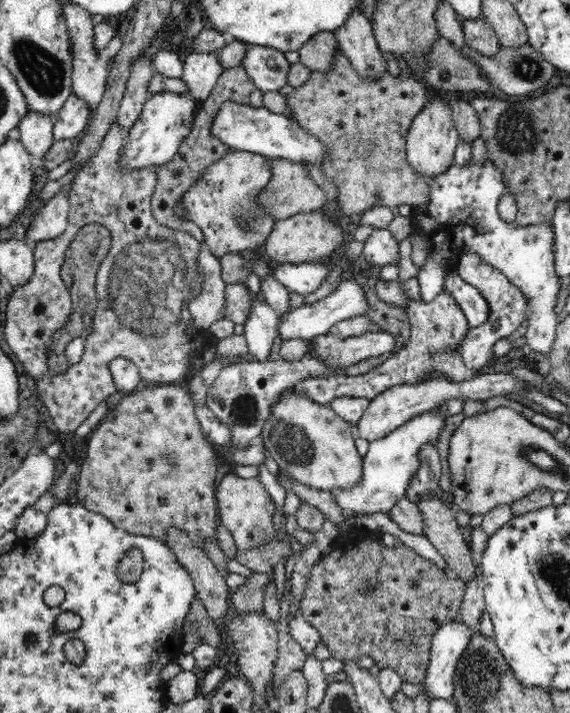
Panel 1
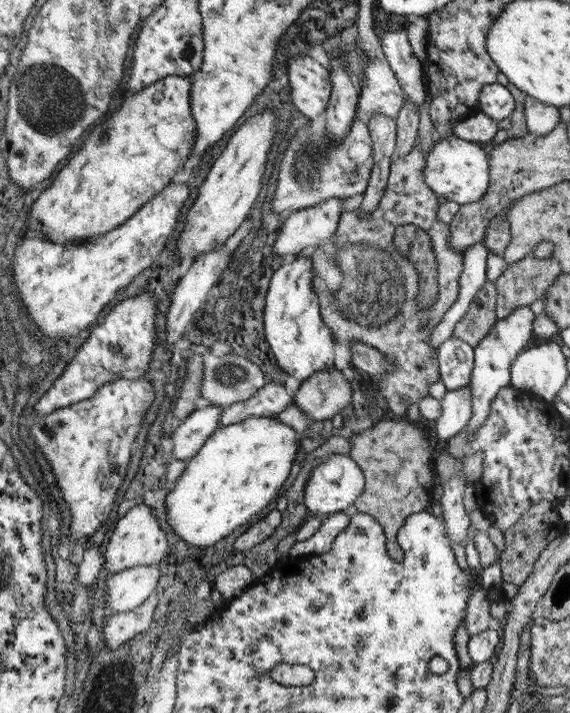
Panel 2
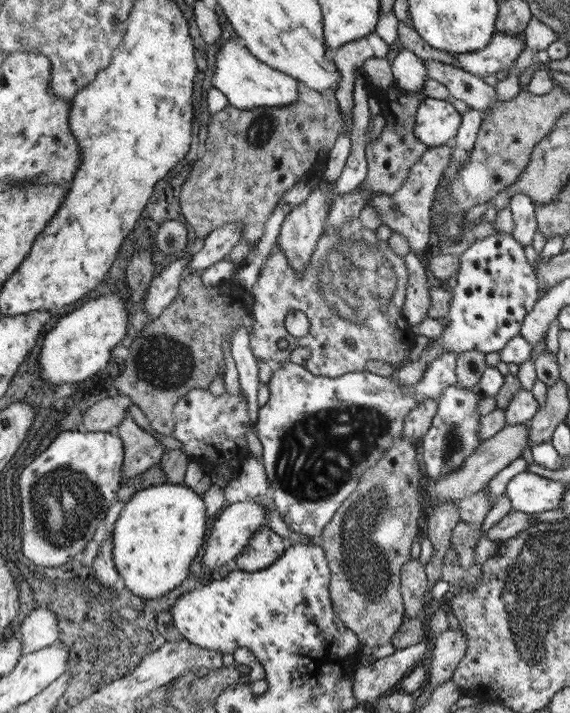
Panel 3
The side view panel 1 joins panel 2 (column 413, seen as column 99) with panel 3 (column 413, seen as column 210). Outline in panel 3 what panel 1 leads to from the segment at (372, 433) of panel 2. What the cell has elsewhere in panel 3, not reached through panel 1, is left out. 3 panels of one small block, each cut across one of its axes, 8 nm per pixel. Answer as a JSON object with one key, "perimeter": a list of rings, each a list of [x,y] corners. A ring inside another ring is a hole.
{"perimeter":[[[401,434],[401,438],[395,440],[393,448],[387,450],[383,458],[379,458],[375,468],[367,470],[359,478],[357,490],[339,506],[339,510],[333,514],[333,520],[321,530],[321,536],[317,538],[331,570],[329,594],[335,604],[335,616],[339,616],[345,628],[359,638],[359,644],[371,648],[389,646],[393,634],[403,624],[401,568],[411,560],[409,556],[413,536],[417,534],[417,518],[425,518],[423,492],[419,482],[421,474],[415,460],[415,448],[413,442],[409,444],[405,440],[407,438],[403,438]]]}

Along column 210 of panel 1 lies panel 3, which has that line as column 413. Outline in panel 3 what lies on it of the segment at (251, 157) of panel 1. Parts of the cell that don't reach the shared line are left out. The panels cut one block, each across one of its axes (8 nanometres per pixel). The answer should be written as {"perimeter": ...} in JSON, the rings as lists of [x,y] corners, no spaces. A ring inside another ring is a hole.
{"perimeter":[[[443,144],[437,148],[429,148],[423,152],[423,158],[411,166],[407,180],[399,186],[397,192],[393,194],[375,194],[369,200],[369,206],[379,214],[381,224],[391,228],[391,232],[399,232],[405,242],[409,244],[409,254],[423,254],[427,242],[429,242],[429,228],[431,228],[431,204],[435,198],[435,190],[439,188],[443,180],[443,172],[451,164],[451,150],[453,144]]]}

